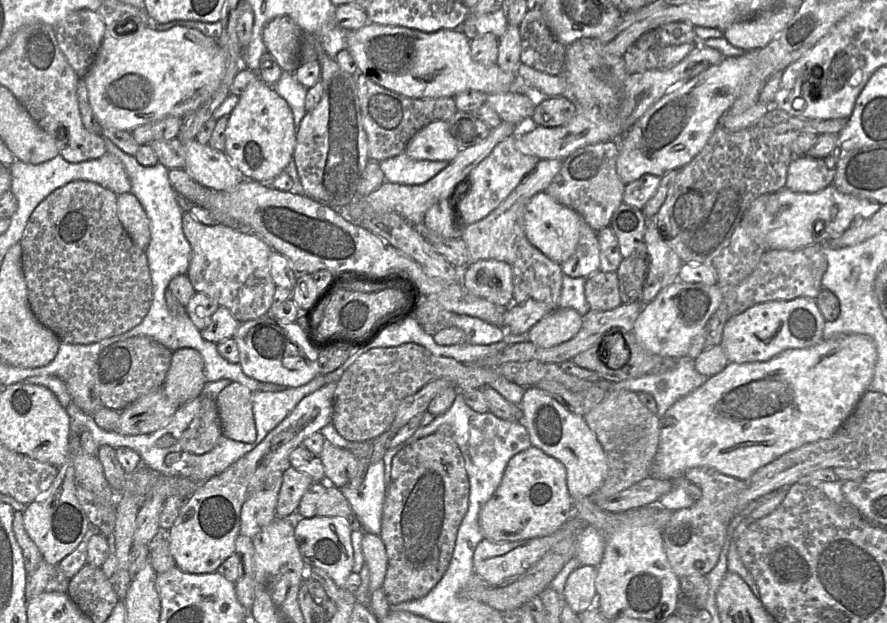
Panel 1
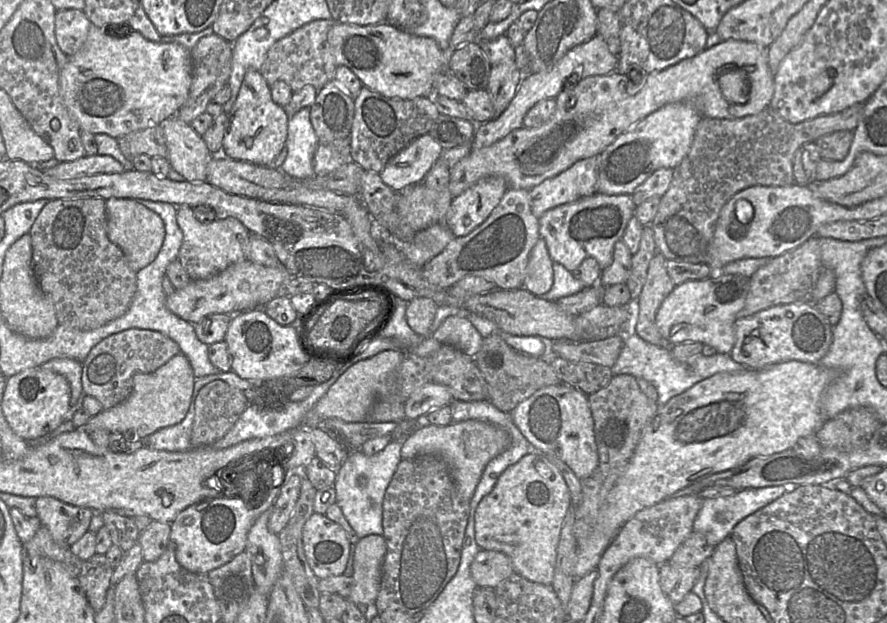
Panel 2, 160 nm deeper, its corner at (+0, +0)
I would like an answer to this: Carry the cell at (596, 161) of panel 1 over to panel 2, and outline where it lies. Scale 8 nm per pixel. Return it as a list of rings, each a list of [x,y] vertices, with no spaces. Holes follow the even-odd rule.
[[[601,154],[577,161],[567,170],[530,190],[532,213],[540,218],[546,211],[597,193]]]

